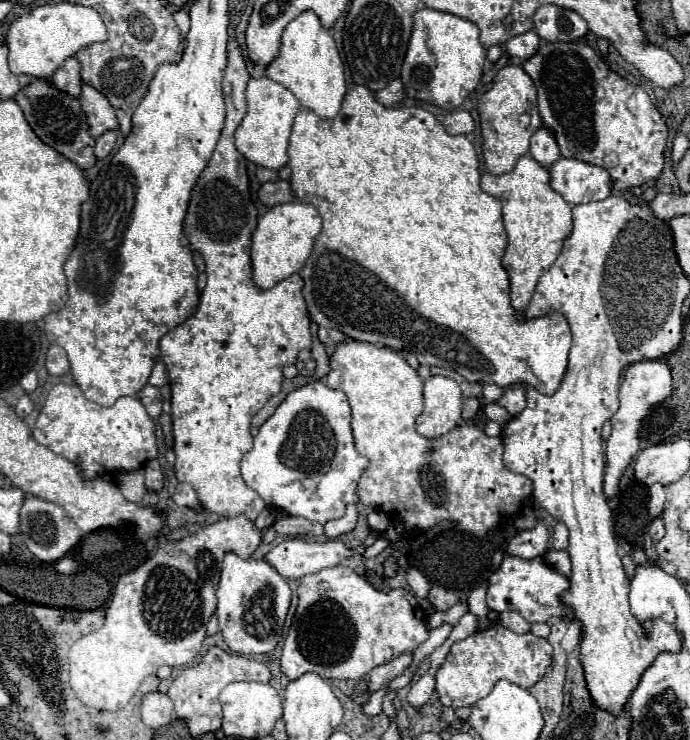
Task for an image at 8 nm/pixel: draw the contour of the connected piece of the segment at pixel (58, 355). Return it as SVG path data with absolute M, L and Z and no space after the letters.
M50 345L46 355L46 369L50 375L64 375L70 369L66 353L60 345Z

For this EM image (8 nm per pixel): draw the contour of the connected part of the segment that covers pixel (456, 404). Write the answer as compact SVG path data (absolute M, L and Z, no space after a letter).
M434 375L424 383L424 411L416 417L416 431L436 439L460 423L462 395L456 381Z

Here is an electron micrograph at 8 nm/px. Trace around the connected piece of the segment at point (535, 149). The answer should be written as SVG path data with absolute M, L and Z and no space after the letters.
M540 127L534 135L532 135L532 141L530 141L530 155L536 163L544 165L546 169L560 157L560 151L558 151L558 145L554 141L554 135L552 131Z

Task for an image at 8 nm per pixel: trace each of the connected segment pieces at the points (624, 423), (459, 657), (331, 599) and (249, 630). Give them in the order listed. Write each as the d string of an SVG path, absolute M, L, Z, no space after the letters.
M654 359L650 363L632 363L624 371L624 379L620 385L620 407L612 415L612 435L606 441L606 477L604 477L604 493L606 497L614 497L618 489L618 479L624 473L624 469L630 465L634 455L638 453L638 429L642 425L642 419L650 413L650 409L664 401L668 393L672 391L672 377L670 369L662 359Z
M500 623L476 631L452 645L446 661L436 671L436 695L444 707L472 707L486 697L494 683L506 679L522 689L538 683L552 663L552 645L534 633L514 633Z
M336 565L302 579L298 587L298 609L284 639L280 667L288 679L302 677L304 673L318 673L324 679L360 679L368 675L376 665L392 661L404 651L414 651L426 639L428 627L424 625L424 613L412 593L404 589L376 593L364 577L356 575L348 567Z
M226 553L224 567L218 583L218 625L224 643L240 655L270 653L282 635L282 625L290 607L290 587L278 571L264 559L240 559L234 553Z

